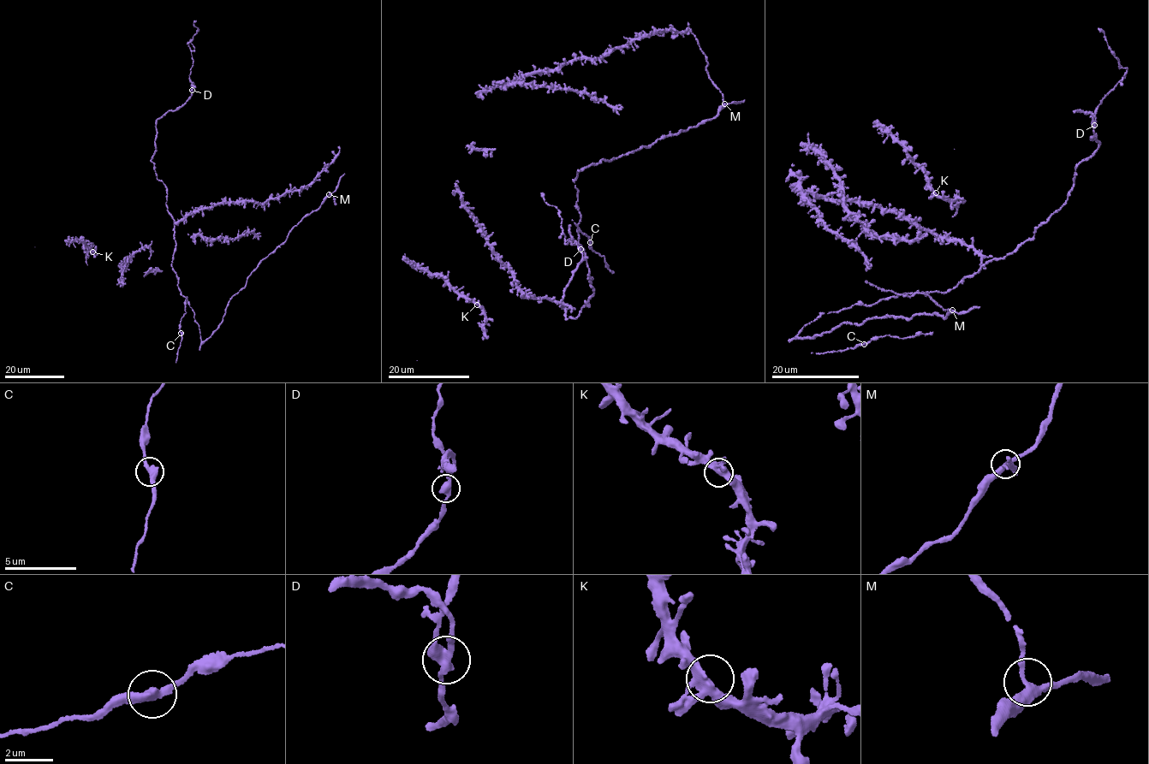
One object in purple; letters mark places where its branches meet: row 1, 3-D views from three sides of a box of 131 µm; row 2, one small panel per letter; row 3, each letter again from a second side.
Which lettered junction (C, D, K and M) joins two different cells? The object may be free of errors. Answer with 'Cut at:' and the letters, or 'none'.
Cut at: D

